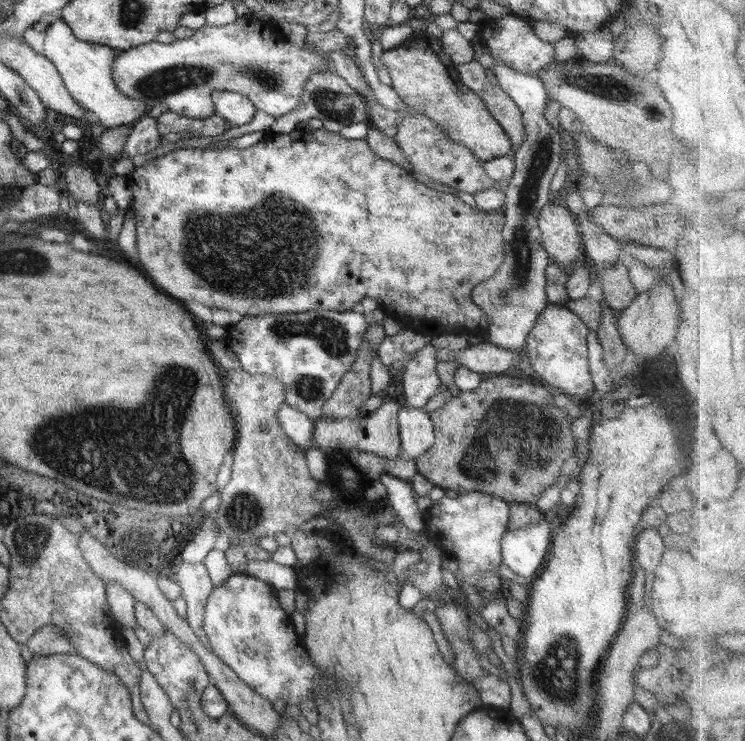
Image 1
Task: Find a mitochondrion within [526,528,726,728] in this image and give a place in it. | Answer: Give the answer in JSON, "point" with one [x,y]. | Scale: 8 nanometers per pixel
{"point":[553,675]}

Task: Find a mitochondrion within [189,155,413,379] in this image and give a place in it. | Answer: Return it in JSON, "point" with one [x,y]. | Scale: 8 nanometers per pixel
{"point":[331,335]}

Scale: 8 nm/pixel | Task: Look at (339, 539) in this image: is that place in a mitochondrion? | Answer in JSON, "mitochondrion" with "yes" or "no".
{"mitochondrion":"no"}

